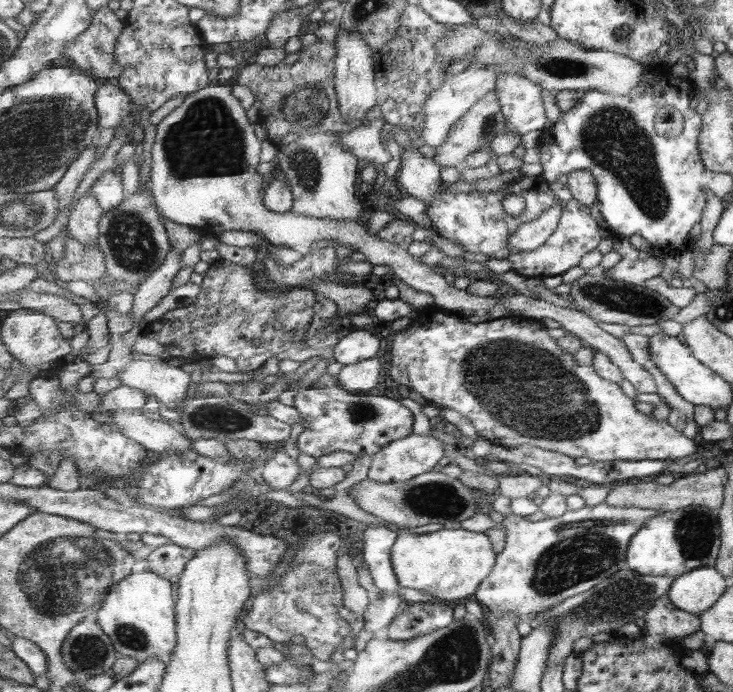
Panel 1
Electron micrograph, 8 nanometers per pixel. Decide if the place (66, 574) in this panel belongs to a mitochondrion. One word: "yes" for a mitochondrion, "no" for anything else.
yes

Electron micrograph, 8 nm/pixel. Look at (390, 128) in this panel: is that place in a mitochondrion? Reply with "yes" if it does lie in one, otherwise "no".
no

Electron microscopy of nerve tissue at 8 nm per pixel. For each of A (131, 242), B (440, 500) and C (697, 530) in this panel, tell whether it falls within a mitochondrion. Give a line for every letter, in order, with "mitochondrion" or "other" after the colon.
A: mitochondrion
B: mitochondrion
C: mitochondrion

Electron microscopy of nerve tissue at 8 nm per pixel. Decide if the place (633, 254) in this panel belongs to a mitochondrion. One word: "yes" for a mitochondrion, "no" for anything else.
no

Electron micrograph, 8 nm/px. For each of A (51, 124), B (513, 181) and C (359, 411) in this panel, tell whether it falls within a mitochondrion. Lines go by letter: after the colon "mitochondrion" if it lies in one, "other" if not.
A: mitochondrion
B: other
C: mitochondrion

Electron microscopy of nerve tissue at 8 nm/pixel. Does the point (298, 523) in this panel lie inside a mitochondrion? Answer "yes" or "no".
no

